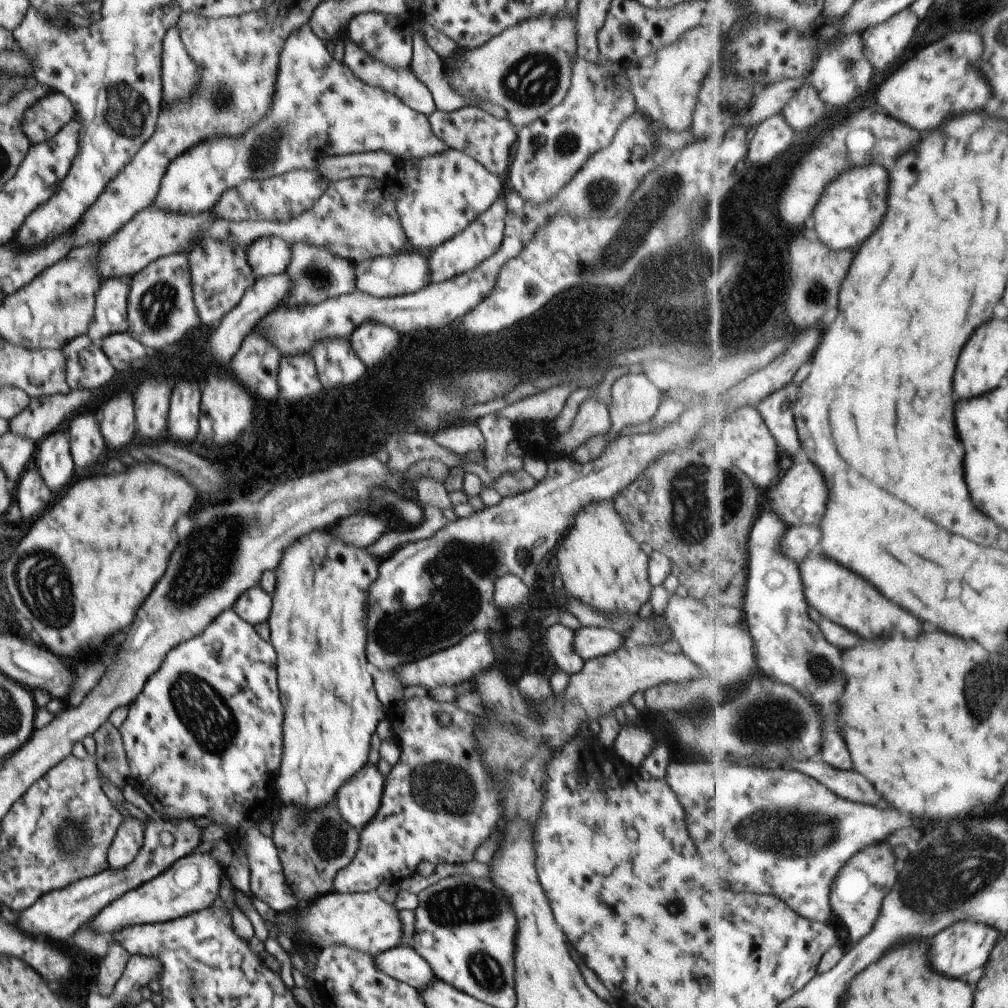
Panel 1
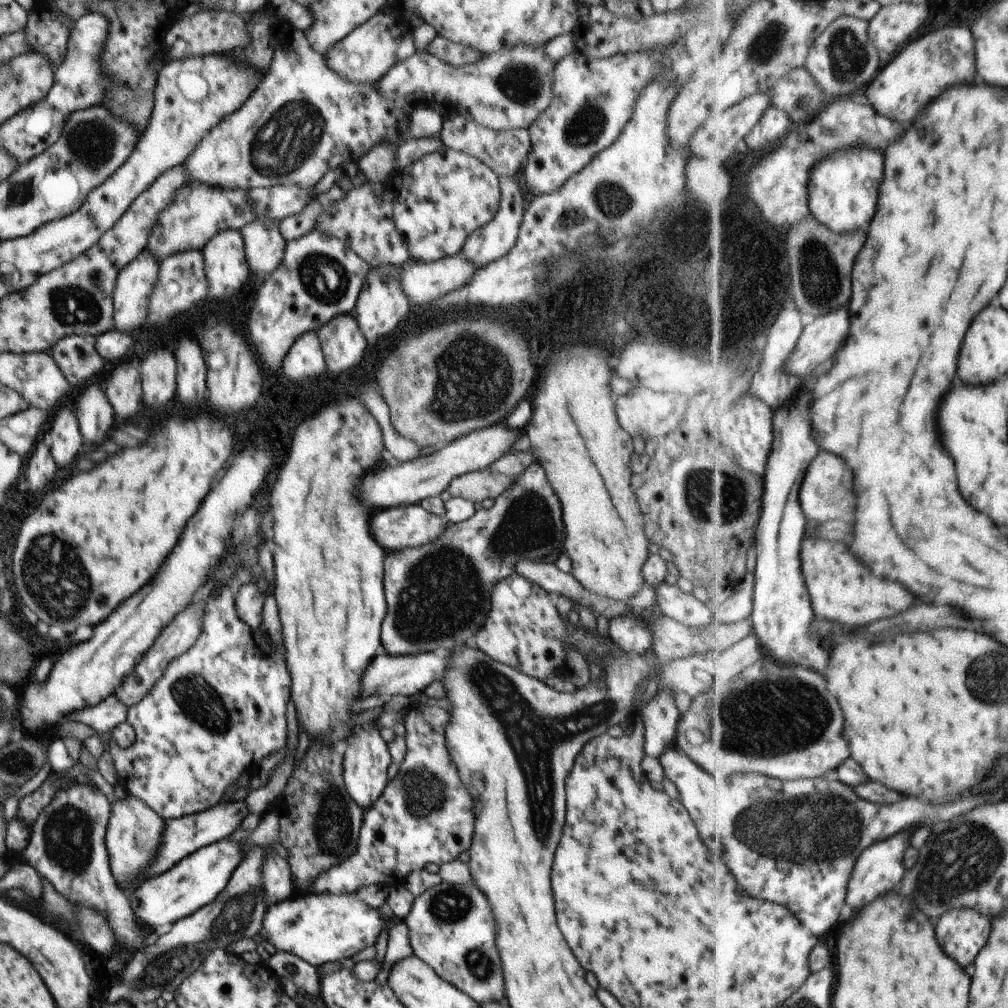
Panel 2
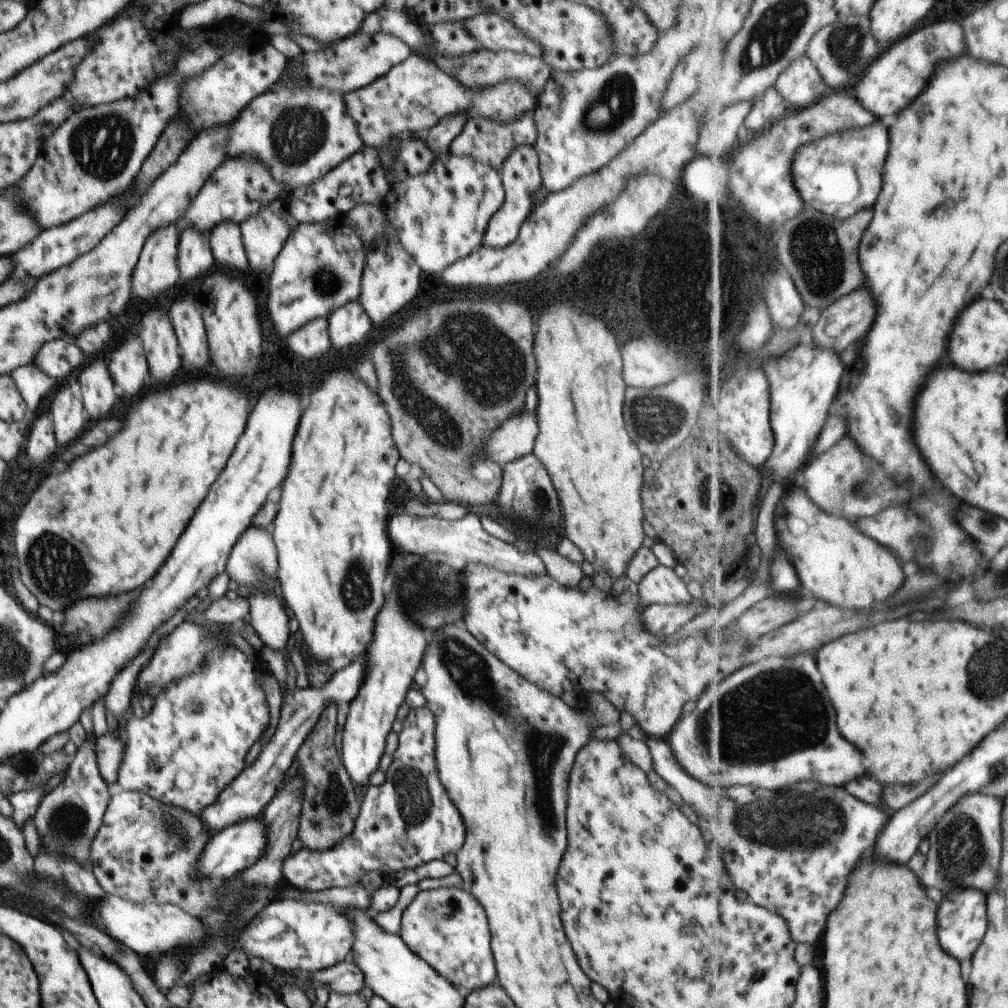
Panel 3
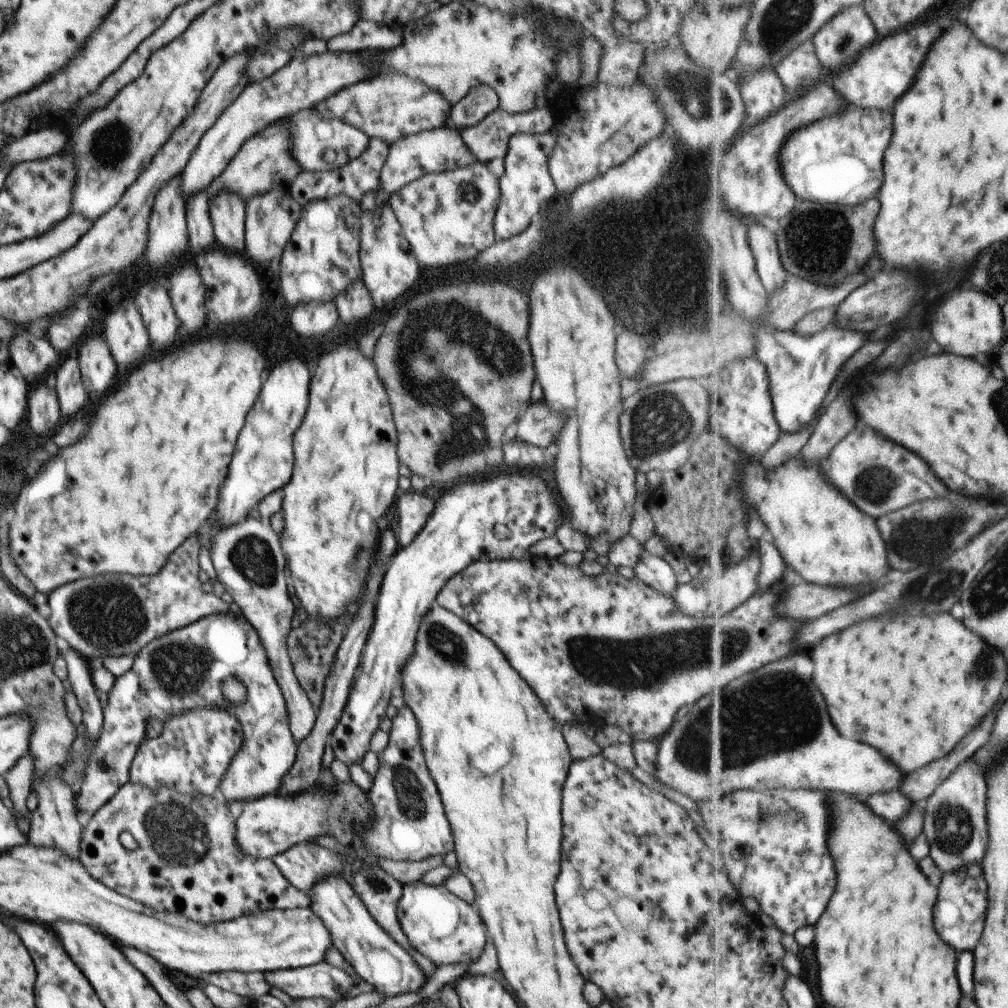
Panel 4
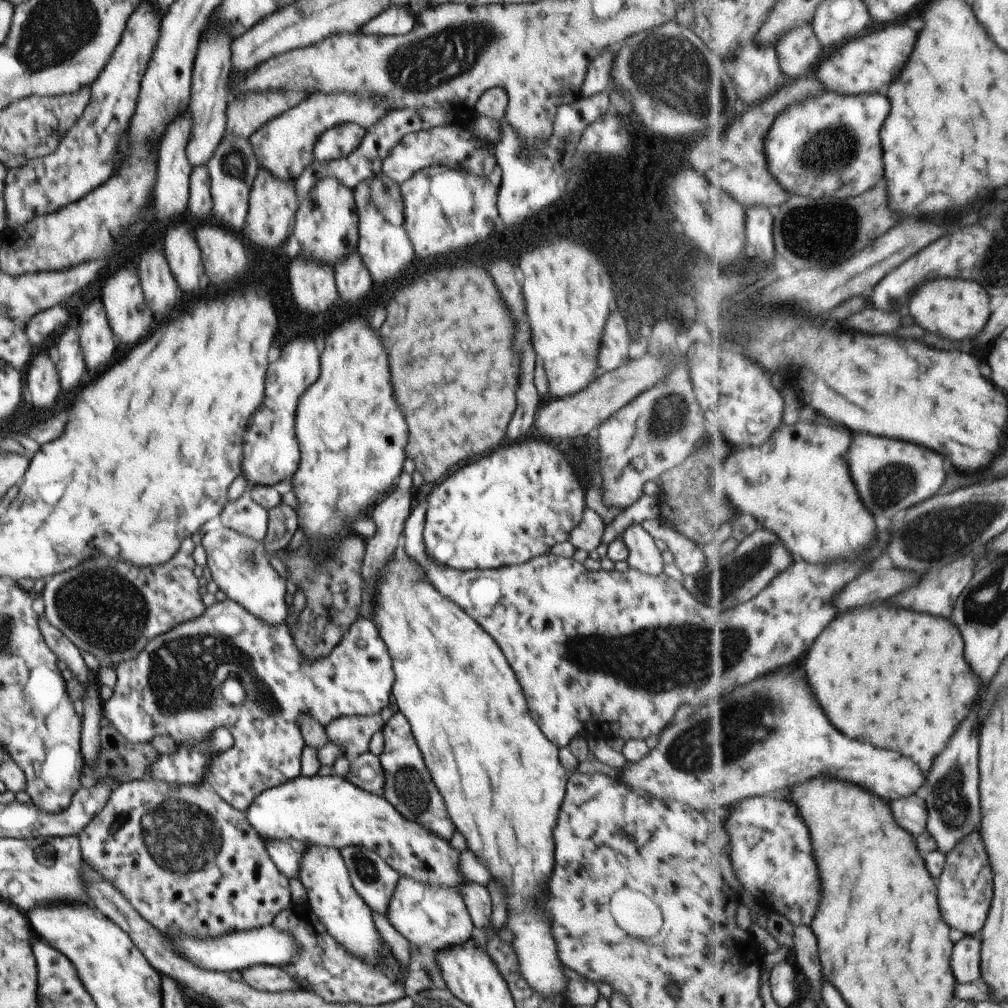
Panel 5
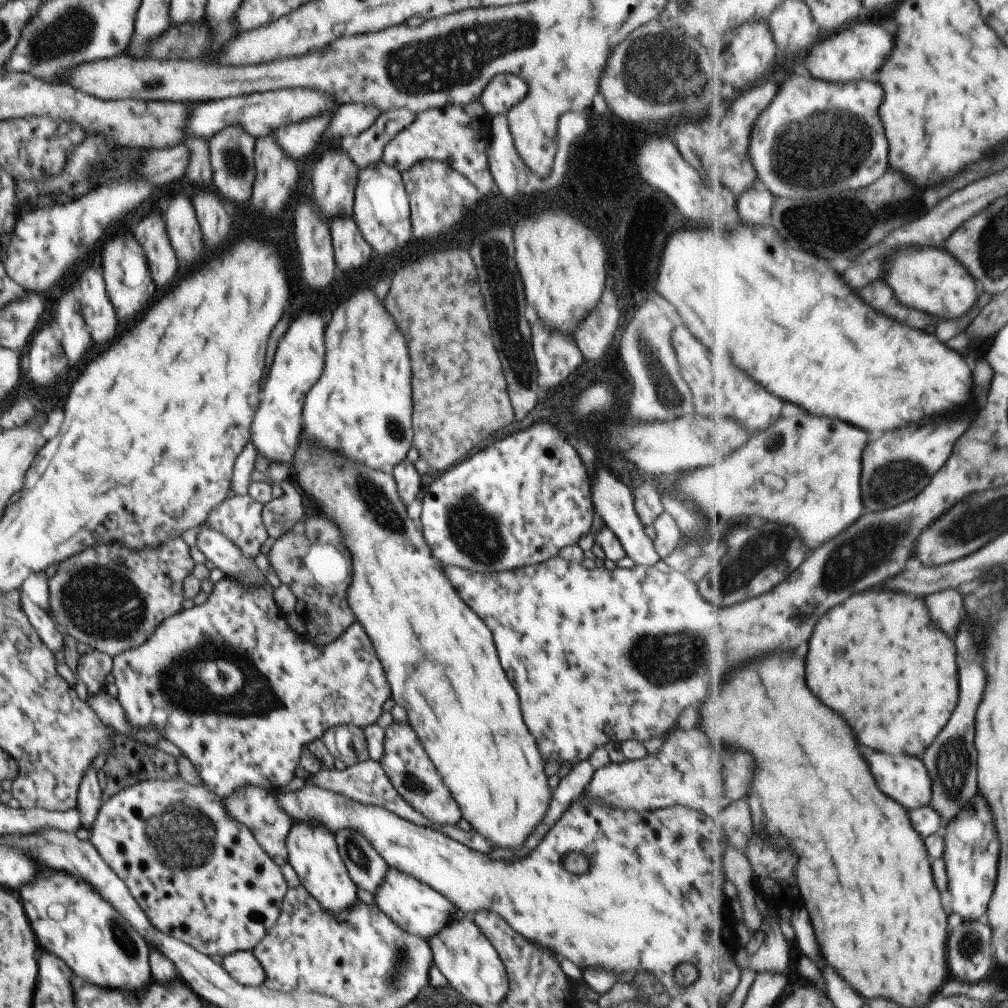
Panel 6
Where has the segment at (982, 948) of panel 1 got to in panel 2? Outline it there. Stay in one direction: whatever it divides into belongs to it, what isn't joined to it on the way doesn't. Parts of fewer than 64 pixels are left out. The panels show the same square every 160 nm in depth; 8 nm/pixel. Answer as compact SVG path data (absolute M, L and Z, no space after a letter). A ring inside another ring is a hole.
M955 908L941 916L939 938L947 944L947 954L959 960L963 968L975 962L981 948L987 944L991 934L991 920L973 908Z

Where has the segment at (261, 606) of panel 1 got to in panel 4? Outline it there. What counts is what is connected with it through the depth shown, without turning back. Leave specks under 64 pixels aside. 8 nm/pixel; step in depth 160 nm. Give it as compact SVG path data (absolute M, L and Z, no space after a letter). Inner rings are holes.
M193 533L167 557L167 564L157 574L103 574L59 585L46 594L50 610L46 621L55 636L63 638L85 660L108 655L135 656L149 640L158 639L204 616L228 610L228 605L219 597L201 591L196 577L200 569L199 549L198 537Z

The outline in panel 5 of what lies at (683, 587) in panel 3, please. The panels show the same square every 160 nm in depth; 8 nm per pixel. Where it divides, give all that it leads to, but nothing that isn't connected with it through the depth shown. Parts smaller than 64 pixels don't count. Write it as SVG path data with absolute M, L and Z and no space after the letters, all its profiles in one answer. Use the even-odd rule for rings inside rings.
M640 525L627 526L620 536L627 548L627 565L647 576L663 574L663 561L654 539Z

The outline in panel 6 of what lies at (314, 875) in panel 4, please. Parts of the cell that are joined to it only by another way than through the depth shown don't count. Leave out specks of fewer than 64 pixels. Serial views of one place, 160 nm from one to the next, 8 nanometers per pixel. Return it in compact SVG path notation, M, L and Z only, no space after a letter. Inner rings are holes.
M245 784L223 797L222 803L228 816L235 819L239 824L246 826L247 830L252 832L257 844L278 867L287 863L288 854L284 846L284 838L286 837L288 816L271 792L267 792L267 789L263 787Z

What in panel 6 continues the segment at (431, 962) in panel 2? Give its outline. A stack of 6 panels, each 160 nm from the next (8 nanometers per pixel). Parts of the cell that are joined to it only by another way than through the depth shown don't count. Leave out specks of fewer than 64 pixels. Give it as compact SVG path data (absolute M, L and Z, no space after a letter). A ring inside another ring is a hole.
M387 866L383 880L372 894L374 905L399 928L413 936L427 940L455 915L456 908L444 896L435 892L430 886L418 881L414 876Z

